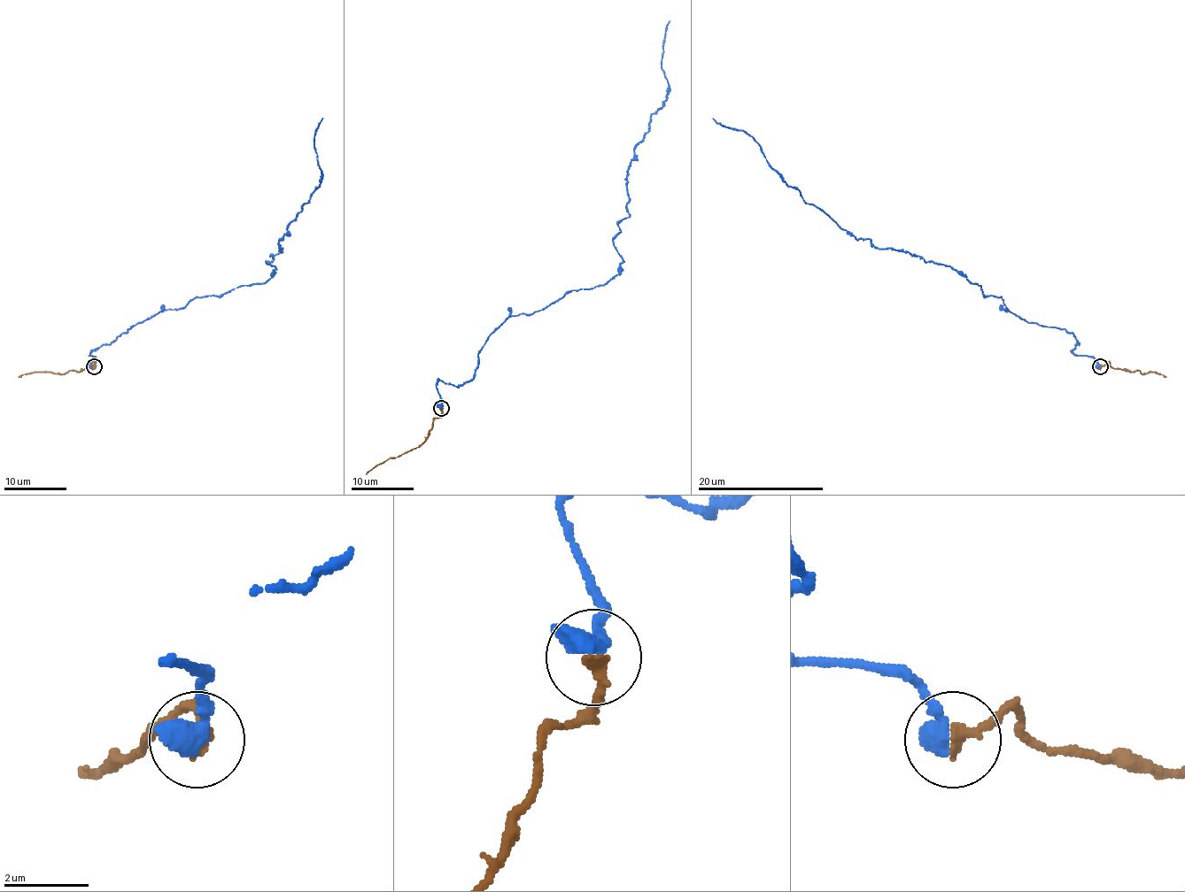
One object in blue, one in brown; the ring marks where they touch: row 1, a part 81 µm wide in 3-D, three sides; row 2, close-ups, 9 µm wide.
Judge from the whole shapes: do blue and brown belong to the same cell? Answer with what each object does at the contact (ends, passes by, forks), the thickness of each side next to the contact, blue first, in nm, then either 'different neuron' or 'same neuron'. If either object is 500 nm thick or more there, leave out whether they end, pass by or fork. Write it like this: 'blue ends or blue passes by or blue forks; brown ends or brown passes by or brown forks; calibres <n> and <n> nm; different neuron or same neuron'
calibres 550 and 360 nm; same neuron

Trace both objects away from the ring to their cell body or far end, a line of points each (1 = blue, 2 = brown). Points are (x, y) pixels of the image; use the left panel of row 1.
1: (93, 366), (93, 350), (162, 310), (271, 277), (266, 263), (320, 186), (322, 119)
2: (93, 366), (93, 363), (63, 374), (26, 372), (18, 377)

